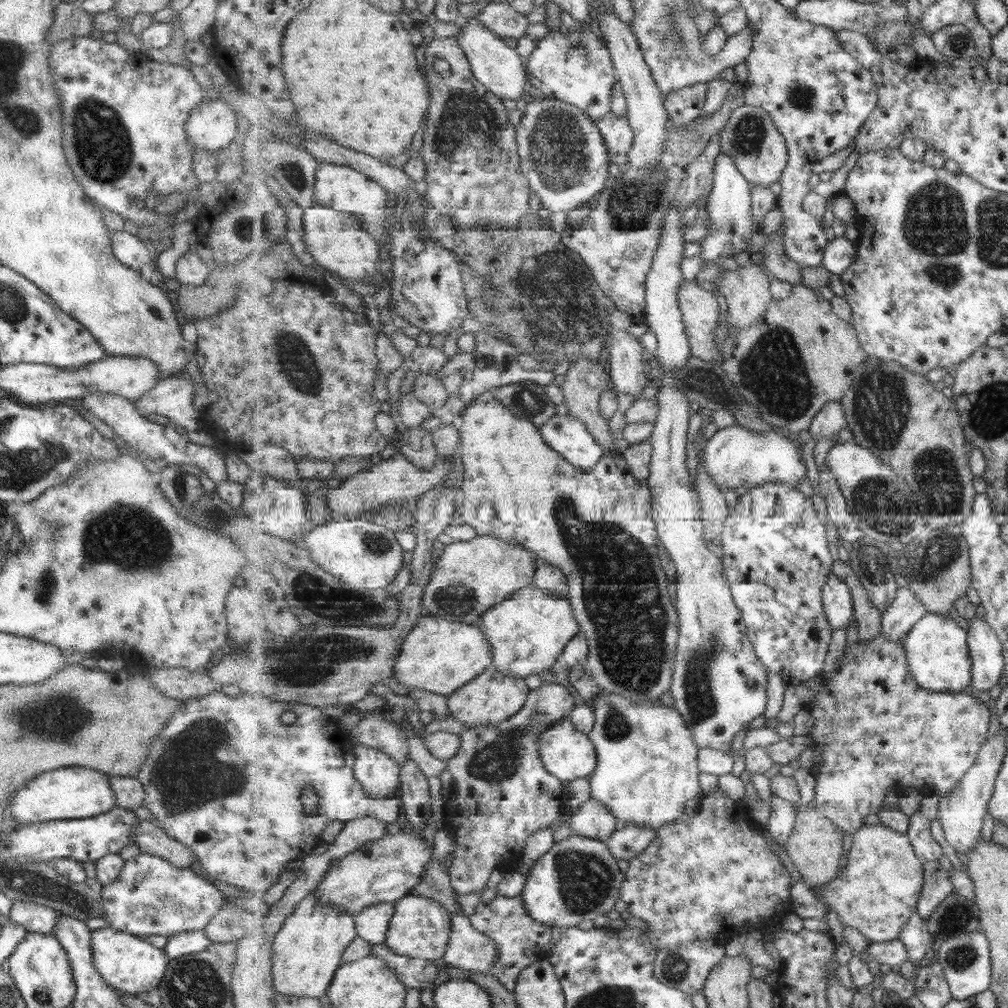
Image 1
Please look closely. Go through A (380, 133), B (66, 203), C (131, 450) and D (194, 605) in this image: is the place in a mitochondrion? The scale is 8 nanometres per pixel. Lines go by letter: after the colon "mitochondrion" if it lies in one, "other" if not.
A: other
B: other
C: other
D: other

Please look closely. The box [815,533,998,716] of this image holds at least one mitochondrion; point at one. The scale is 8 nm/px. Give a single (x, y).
(869, 548)

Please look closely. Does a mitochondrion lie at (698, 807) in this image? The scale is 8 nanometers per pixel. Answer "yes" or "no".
no

